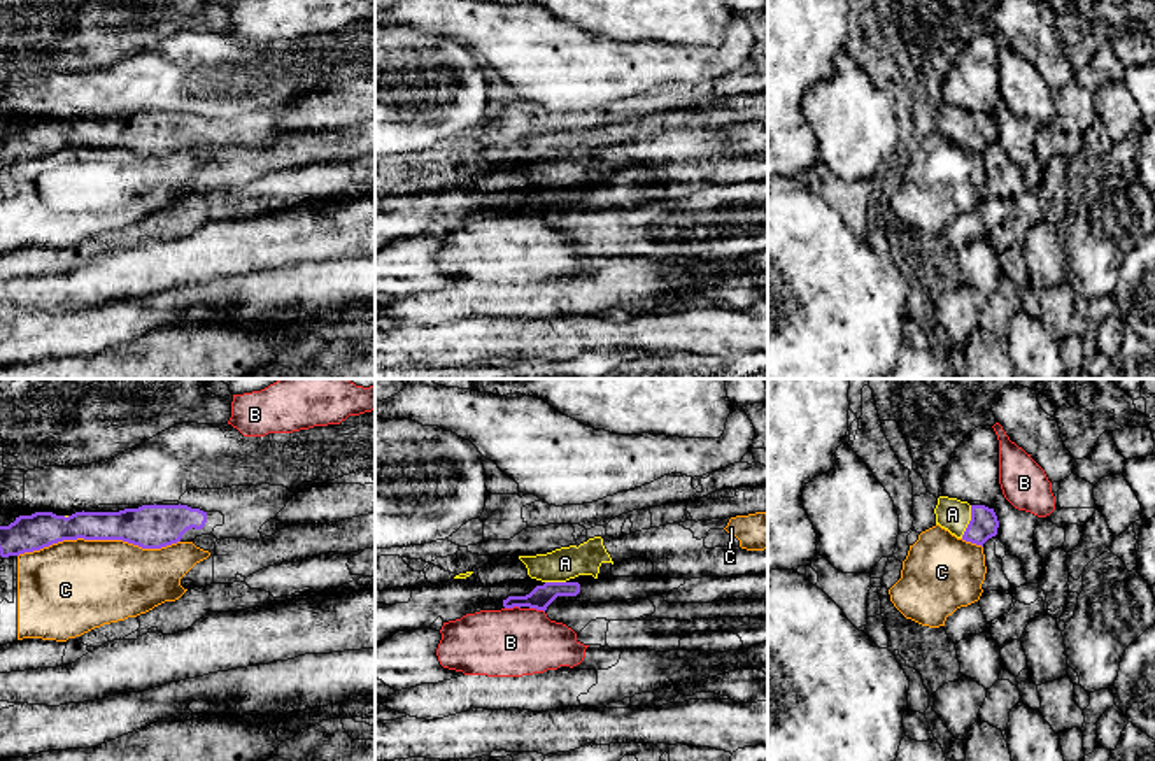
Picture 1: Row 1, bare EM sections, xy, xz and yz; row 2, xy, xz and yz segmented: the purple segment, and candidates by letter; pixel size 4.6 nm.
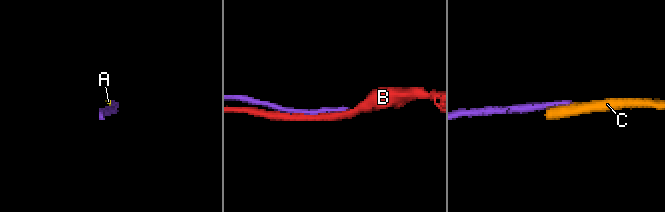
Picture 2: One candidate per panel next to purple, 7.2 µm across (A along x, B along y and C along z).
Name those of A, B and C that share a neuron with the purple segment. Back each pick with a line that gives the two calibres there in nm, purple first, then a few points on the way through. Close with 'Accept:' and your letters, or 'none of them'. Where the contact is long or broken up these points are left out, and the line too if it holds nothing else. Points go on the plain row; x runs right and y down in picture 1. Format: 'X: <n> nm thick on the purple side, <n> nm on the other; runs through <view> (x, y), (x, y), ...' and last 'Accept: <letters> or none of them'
A: 130 nm thick on the purple side, 150 nm on the other
Accept: A

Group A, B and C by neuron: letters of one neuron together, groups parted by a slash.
A / B / C

